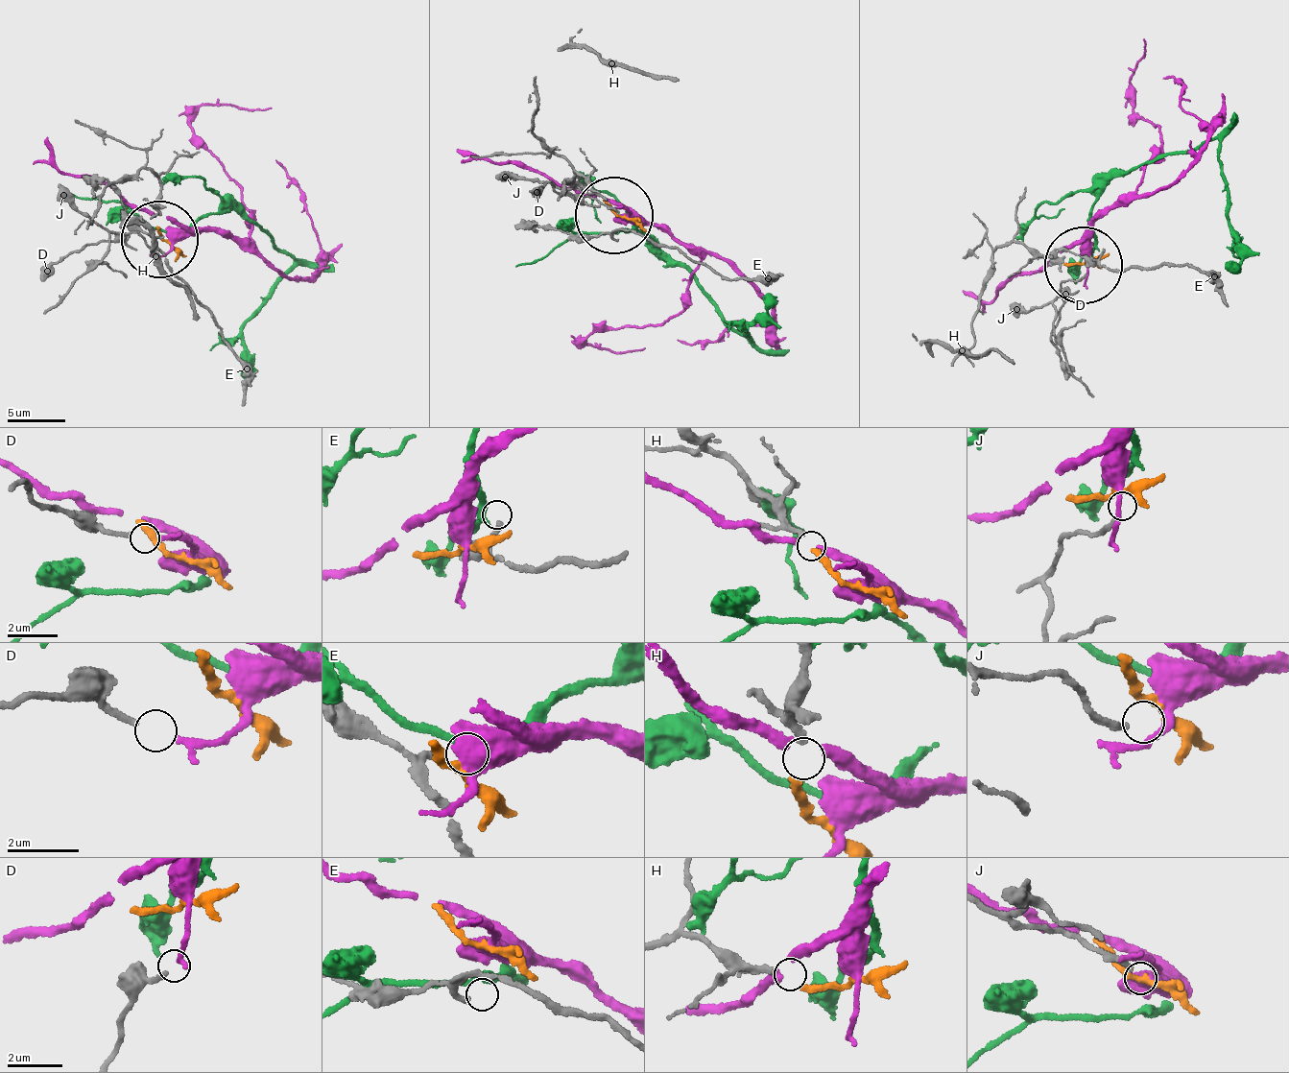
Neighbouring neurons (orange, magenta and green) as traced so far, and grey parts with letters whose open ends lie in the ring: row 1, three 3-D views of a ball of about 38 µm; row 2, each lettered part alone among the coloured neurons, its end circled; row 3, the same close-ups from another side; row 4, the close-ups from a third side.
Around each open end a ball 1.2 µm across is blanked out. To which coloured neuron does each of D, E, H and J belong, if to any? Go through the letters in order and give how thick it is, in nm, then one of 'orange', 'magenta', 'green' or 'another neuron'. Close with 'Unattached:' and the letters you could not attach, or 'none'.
D: calibre 170 nm; magenta
E: calibre 220 nm; another neuron
H: calibre 150 nm; orange
J: calibre 180 nm; another neuron
Unattached: E, J

